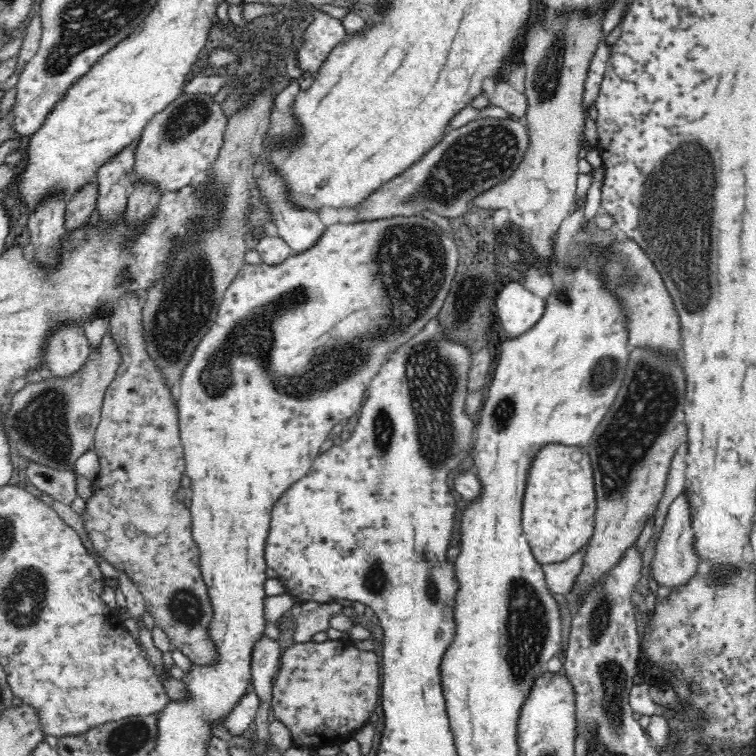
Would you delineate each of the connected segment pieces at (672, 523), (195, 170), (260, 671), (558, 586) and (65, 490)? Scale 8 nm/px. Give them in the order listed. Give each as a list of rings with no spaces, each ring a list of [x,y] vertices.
[[[683,492],[670,504],[656,544],[656,552],[654,552],[650,568],[653,580],[658,587],[666,586],[671,590],[677,589],[697,575],[699,559],[694,551],[693,543],[694,533],[692,533],[692,521],[690,521],[690,507],[688,507],[688,497]]]
[[[181,94],[148,122],[134,148],[133,184],[148,183],[159,196],[180,192],[193,184],[216,160],[227,120],[213,96]]]
[[[262,634],[250,654],[250,671],[253,692],[260,701],[256,708],[256,716],[253,724],[256,727],[256,735],[261,742],[268,741],[268,712],[270,712],[273,697],[273,685],[277,676],[280,664],[281,652],[278,641]]]
[[[584,546],[578,554],[570,556],[566,562],[542,565],[546,586],[551,593],[566,595],[570,588],[574,586],[578,574],[582,571],[586,550],[587,546]]]
[[[28,460],[25,473],[34,488],[50,494],[53,500],[70,506],[80,515],[85,513],[87,502],[77,493],[76,470],[56,470],[39,462]]]

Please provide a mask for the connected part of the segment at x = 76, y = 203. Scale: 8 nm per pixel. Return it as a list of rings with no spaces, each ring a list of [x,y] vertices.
[[[95,182],[88,183],[76,196],[72,197],[65,208],[65,230],[84,228],[95,210],[97,186]]]

